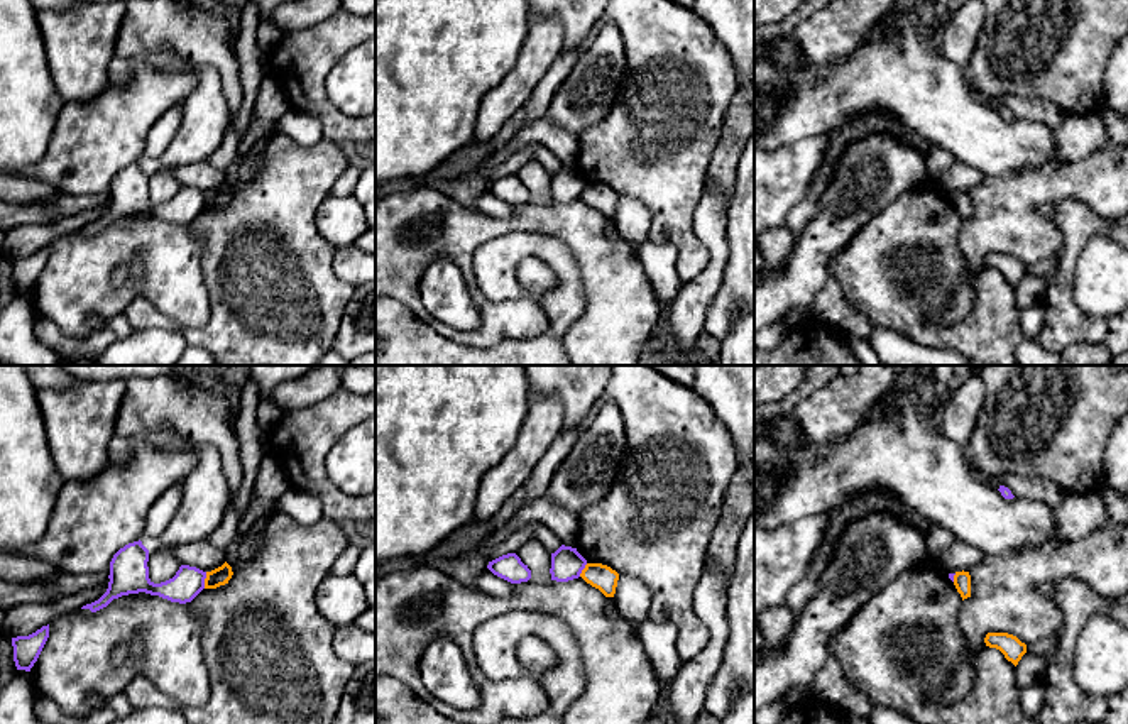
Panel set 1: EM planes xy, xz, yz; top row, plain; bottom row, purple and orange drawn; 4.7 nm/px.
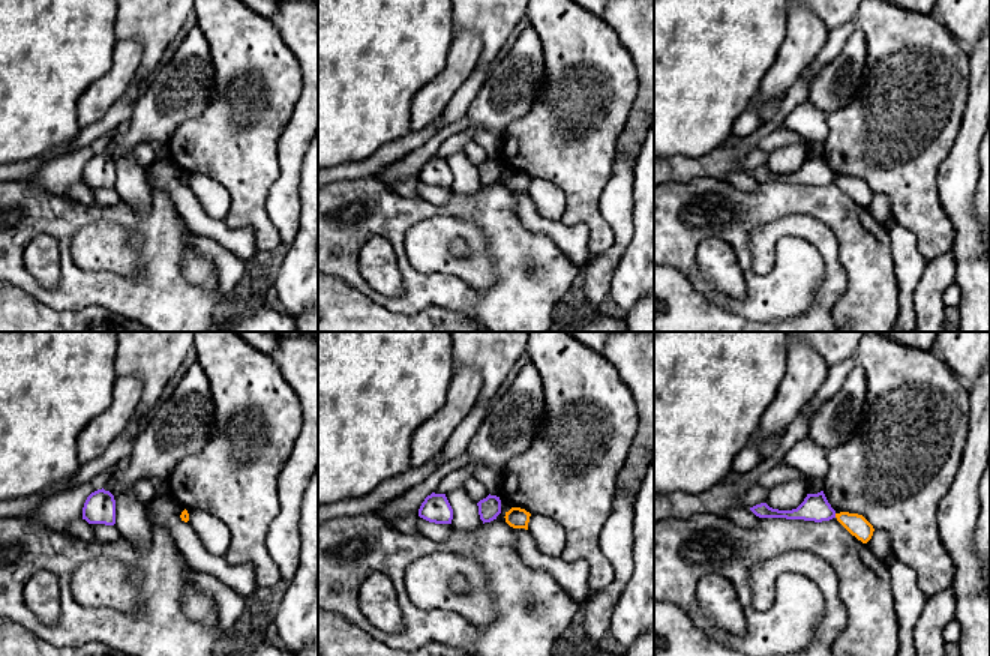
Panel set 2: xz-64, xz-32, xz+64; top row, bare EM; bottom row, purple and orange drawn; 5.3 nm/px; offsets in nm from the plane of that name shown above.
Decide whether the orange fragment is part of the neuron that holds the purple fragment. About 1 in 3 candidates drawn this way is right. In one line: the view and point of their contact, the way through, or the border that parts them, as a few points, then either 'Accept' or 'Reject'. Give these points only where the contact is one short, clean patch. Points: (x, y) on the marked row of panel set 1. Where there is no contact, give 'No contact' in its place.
Touches purple at xy (203, 581). Boundary: xy (207, 572), (203, 587). Reject

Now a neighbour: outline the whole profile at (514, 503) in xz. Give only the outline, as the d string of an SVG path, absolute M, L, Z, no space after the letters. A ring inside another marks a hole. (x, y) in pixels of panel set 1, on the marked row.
M521 485L504 504L502 507L489 519L496 528L506 526L514 514L523 507L526 497L524 485Z

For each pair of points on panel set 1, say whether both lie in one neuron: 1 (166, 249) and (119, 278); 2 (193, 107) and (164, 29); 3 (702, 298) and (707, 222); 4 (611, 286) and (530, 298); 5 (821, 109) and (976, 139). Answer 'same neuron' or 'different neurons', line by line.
1: different neurons
2: different neurons
3: same neuron
4: same neuron
5: same neuron

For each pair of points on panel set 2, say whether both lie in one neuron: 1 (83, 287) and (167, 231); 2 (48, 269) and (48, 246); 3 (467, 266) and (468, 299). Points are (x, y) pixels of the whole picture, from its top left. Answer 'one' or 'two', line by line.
1: one
2: one
3: two

